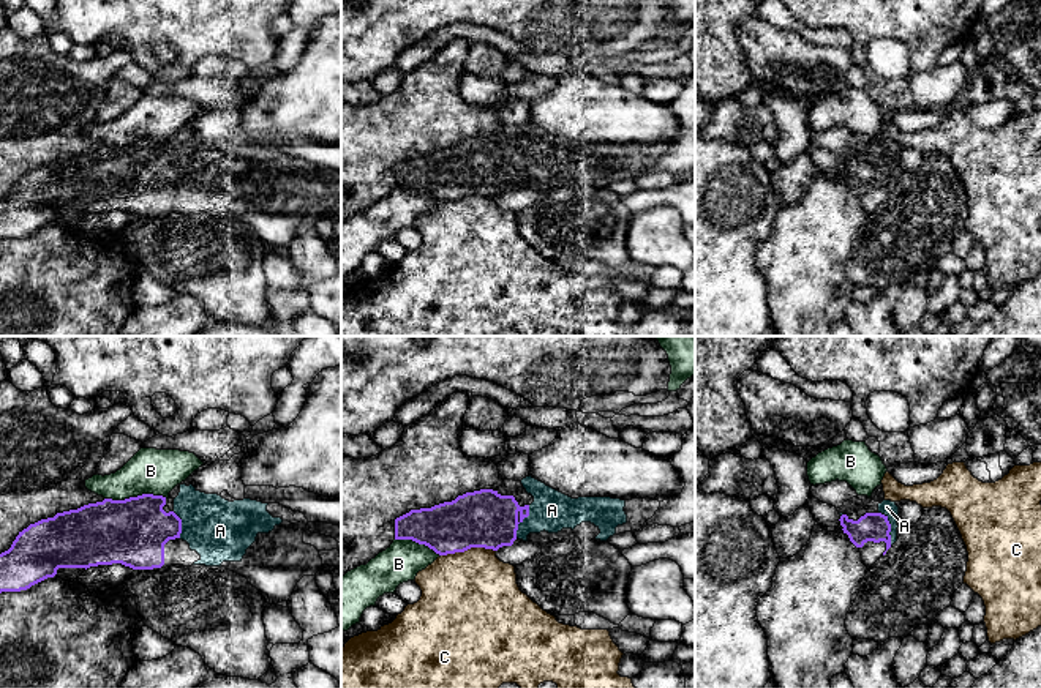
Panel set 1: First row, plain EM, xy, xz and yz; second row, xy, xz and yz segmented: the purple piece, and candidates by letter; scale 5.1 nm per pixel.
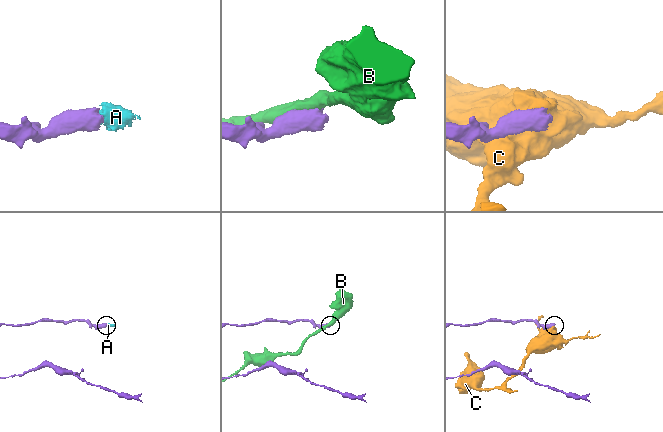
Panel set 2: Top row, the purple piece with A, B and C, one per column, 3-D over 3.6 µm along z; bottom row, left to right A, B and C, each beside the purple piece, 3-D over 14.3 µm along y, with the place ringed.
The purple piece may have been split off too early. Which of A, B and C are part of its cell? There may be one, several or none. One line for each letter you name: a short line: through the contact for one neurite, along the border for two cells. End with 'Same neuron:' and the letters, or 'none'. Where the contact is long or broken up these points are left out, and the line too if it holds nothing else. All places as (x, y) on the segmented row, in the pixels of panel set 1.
A: yz (875, 527), (890, 527), (886, 507)
Same neuron: A

